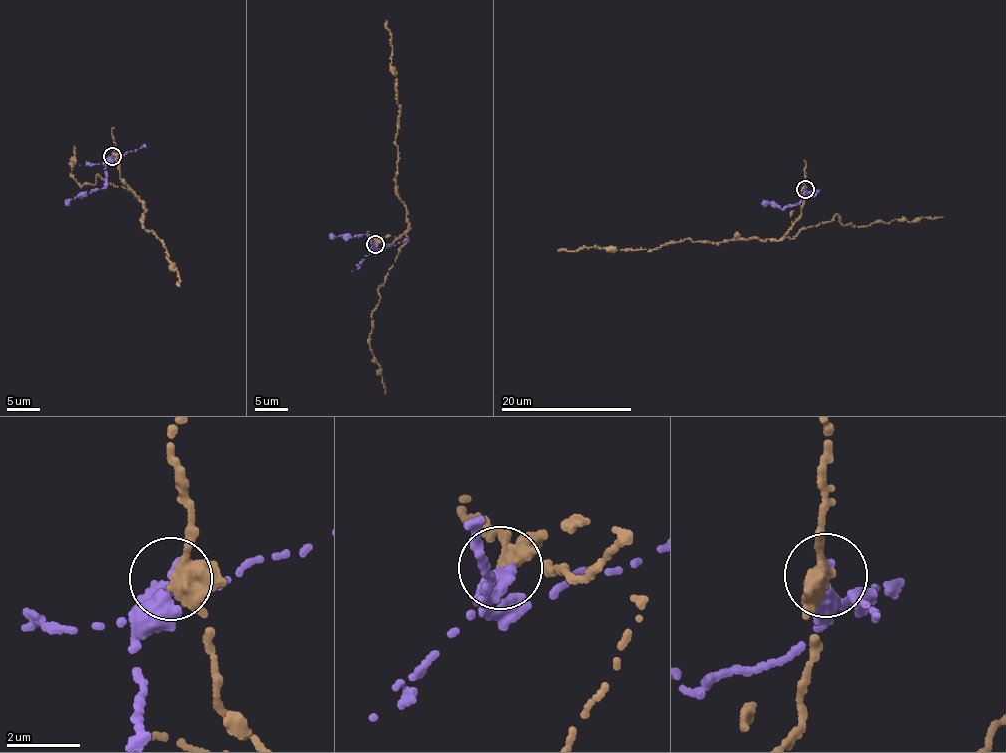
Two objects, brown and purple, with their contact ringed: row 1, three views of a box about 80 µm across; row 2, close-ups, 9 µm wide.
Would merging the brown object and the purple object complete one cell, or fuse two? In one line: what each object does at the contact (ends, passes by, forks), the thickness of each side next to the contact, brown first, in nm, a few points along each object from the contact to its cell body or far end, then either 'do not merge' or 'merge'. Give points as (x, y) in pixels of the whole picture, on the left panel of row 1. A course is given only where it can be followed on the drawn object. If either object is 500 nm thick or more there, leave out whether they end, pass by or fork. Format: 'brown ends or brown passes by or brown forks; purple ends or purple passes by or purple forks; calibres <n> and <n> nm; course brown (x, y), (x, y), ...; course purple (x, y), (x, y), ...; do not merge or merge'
brown passes by; purple ends; calibres 400 and 360 nm; course brown (112, 156), (120, 179), (146, 212), (142, 228), (164, 244), (179, 286); course purple (112, 156), (104, 169), (107, 181), (103, 188), (80, 194), (66, 204); do not merge

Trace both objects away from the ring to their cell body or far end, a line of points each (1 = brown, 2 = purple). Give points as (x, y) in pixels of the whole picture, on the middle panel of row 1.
1: (375, 243), (387, 246), (408, 226), (394, 178), (399, 105), (387, 21)
2: (375, 245), (371, 250), (371, 238), (367, 235), (344, 237), (330, 234)

